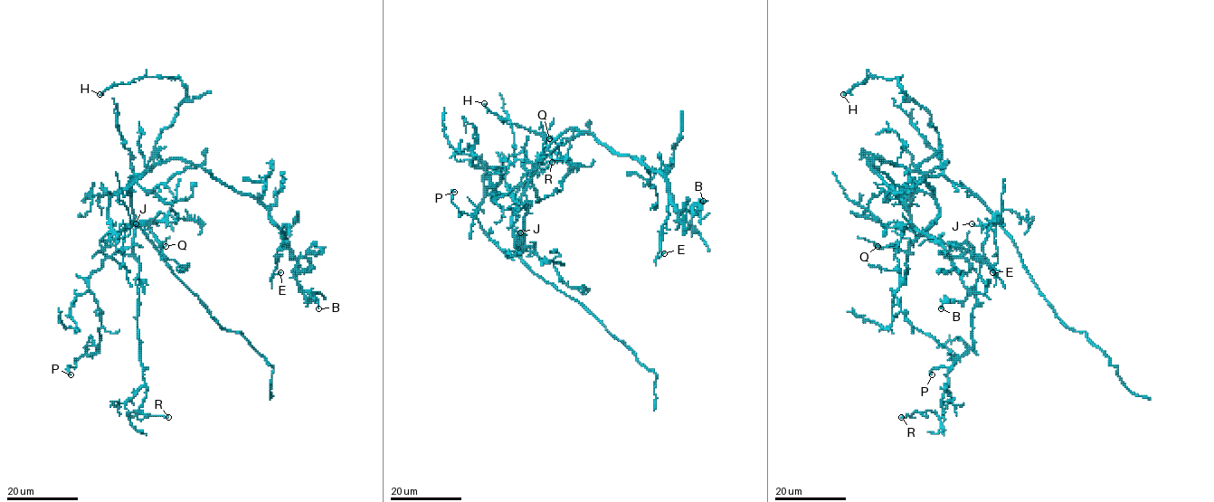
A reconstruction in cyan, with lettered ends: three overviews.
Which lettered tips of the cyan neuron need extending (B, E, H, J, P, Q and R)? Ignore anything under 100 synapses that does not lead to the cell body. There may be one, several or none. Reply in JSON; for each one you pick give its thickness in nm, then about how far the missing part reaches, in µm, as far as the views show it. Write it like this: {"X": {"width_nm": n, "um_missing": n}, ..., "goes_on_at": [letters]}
{"goes_on_at": []}

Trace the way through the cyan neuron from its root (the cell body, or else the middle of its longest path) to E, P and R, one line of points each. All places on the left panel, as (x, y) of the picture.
E: (135, 175), (170, 158), (183, 158), (235, 191), (252, 194), (284, 232), (273, 272), (280, 272)
P: (135, 175), (108, 206), (116, 251), (89, 280), (100, 341), (68, 366), (71, 374)
R: (135, 175), (128, 191), (137, 224), (146, 397), (128, 414), (168, 417)

